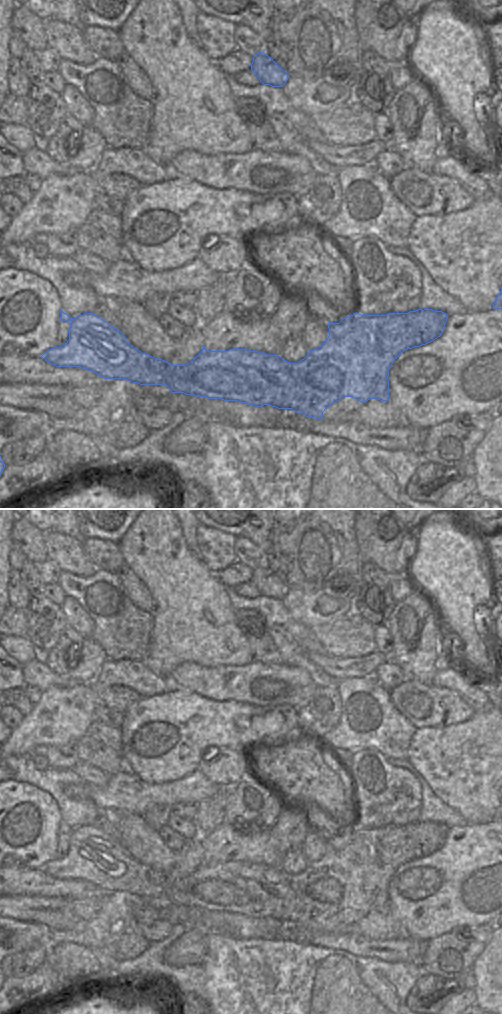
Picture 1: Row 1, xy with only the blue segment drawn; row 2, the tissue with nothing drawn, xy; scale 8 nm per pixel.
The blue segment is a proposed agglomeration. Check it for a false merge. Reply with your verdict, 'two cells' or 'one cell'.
two cells

